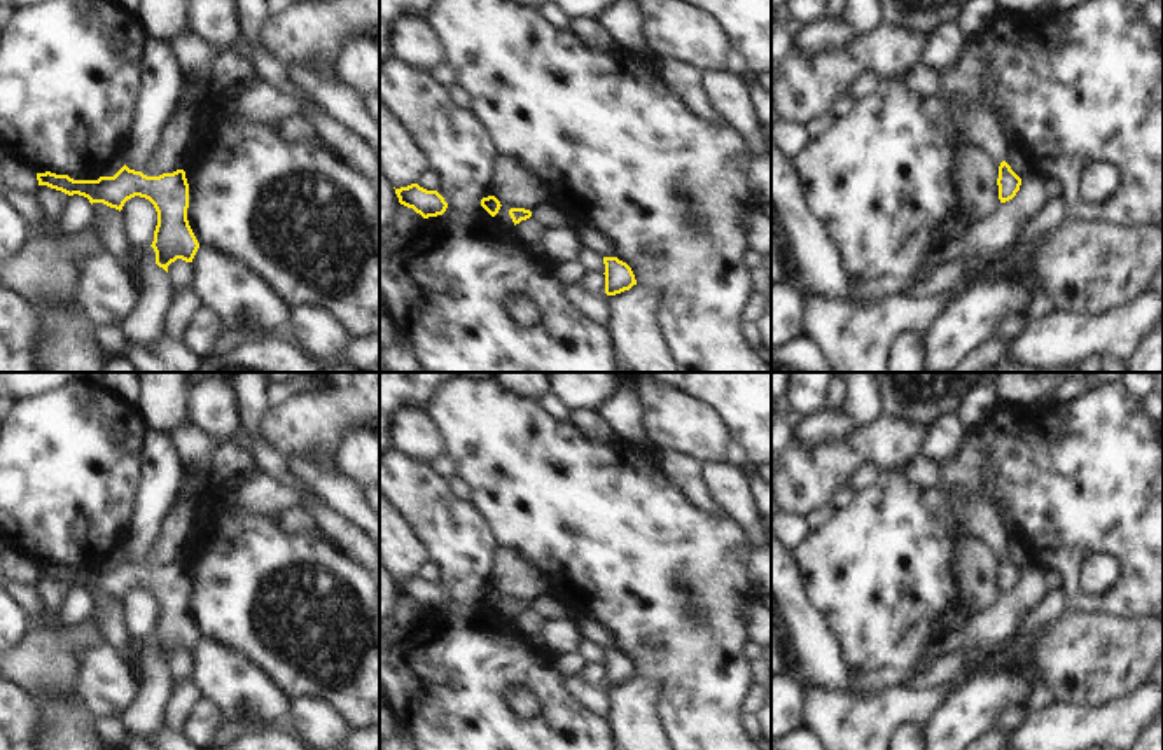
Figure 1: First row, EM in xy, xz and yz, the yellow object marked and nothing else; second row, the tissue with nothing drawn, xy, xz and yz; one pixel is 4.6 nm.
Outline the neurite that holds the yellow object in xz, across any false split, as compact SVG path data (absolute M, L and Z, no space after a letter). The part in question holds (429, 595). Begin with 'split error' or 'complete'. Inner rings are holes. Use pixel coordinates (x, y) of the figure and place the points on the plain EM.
complete; M418 575L395 580L399 594L413 600L423 610L442 607L448 600L448 594L437 582L427 582Z

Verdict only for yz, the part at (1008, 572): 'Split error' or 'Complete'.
Complete

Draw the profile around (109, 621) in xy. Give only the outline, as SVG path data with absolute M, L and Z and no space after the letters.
M93 594L94 608L100 612L98 628L105 645L121 656L129 642L121 622L121 603L103 594Z

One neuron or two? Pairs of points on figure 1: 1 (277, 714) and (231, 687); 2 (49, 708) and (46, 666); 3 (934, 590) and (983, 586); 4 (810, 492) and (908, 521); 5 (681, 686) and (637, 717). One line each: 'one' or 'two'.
1: one
2: two
3: two
4: two
5: two

